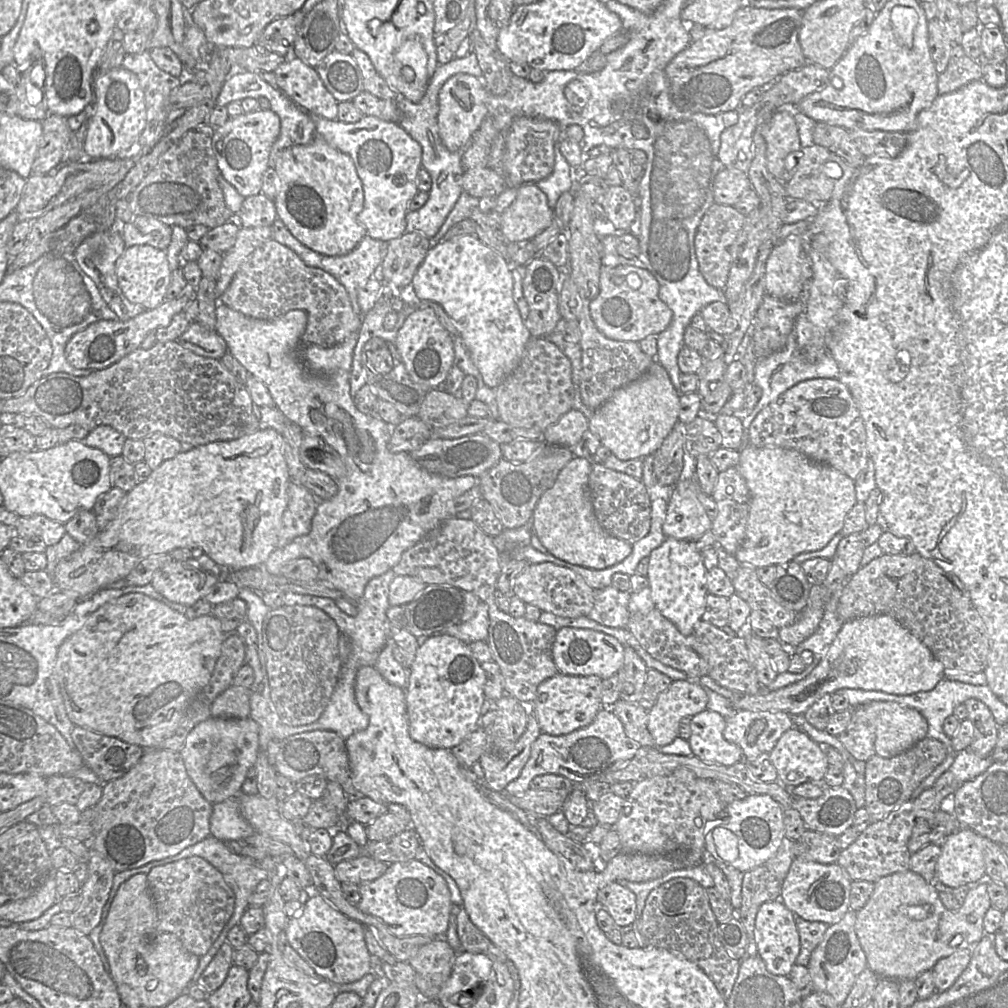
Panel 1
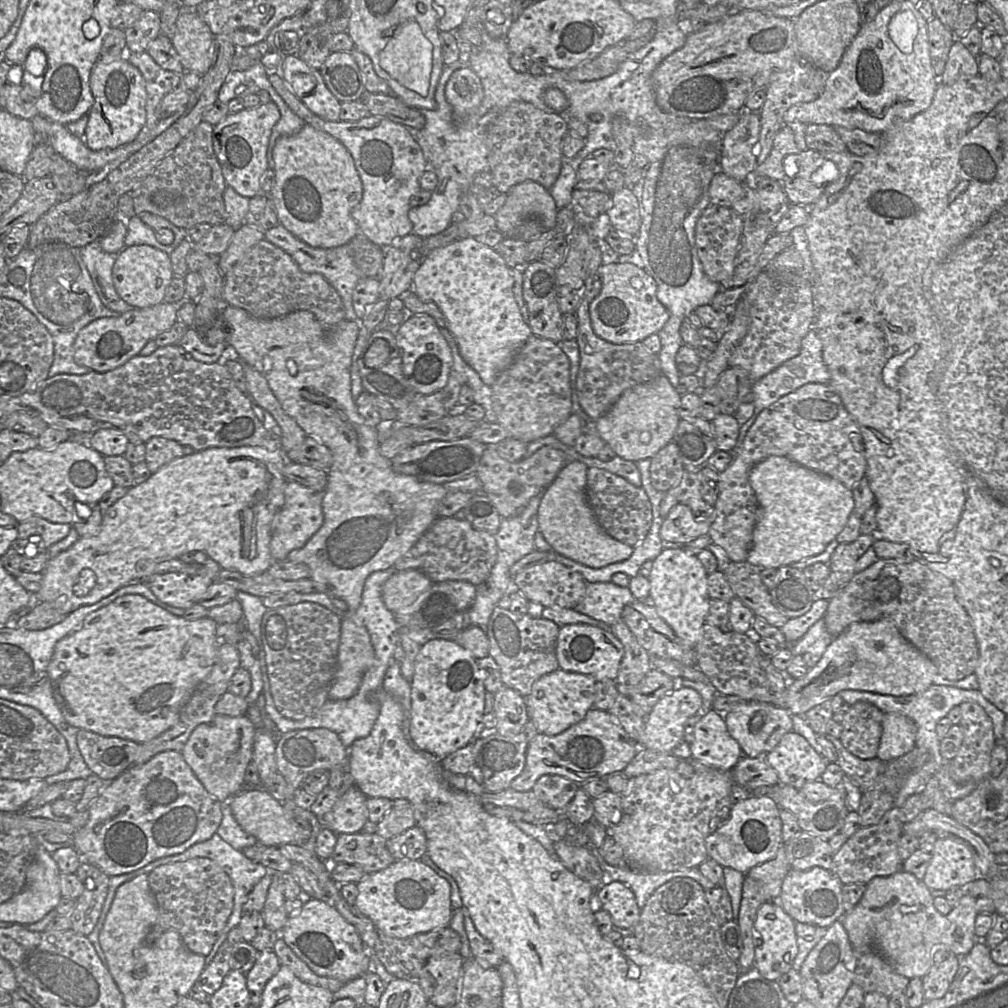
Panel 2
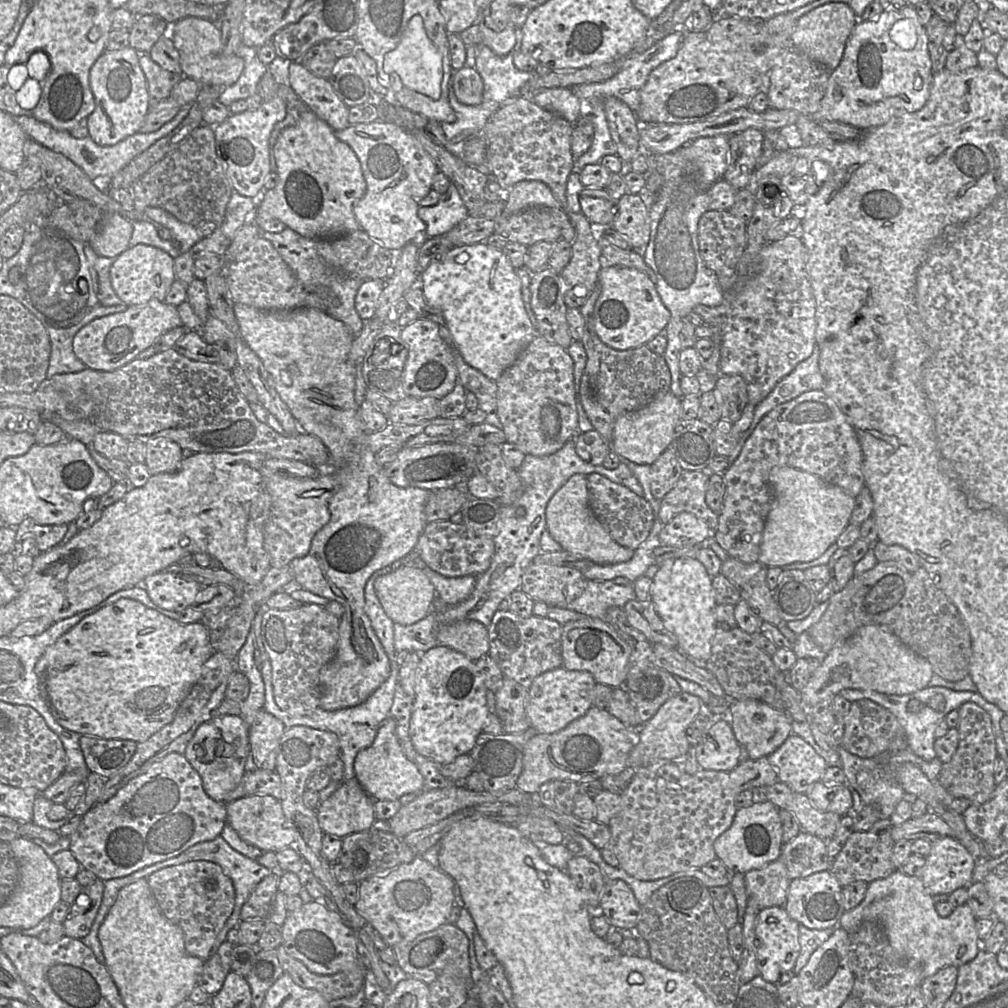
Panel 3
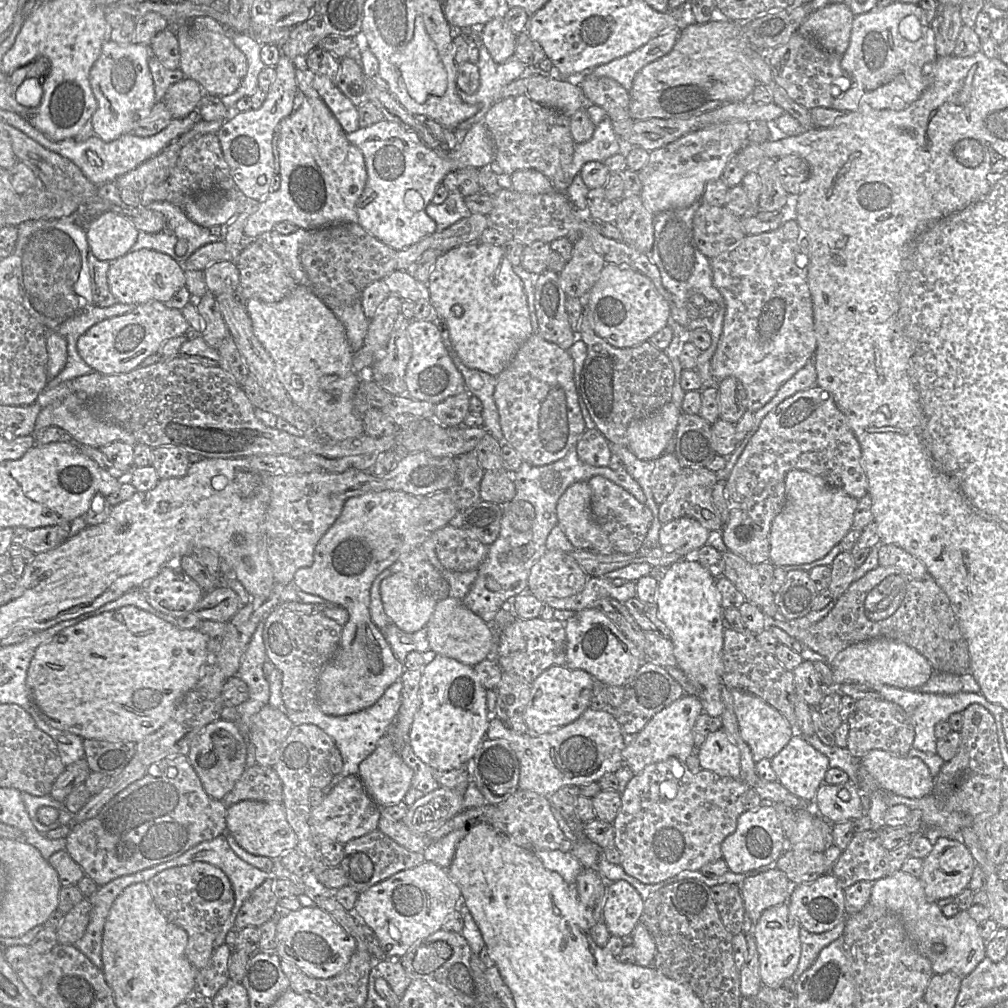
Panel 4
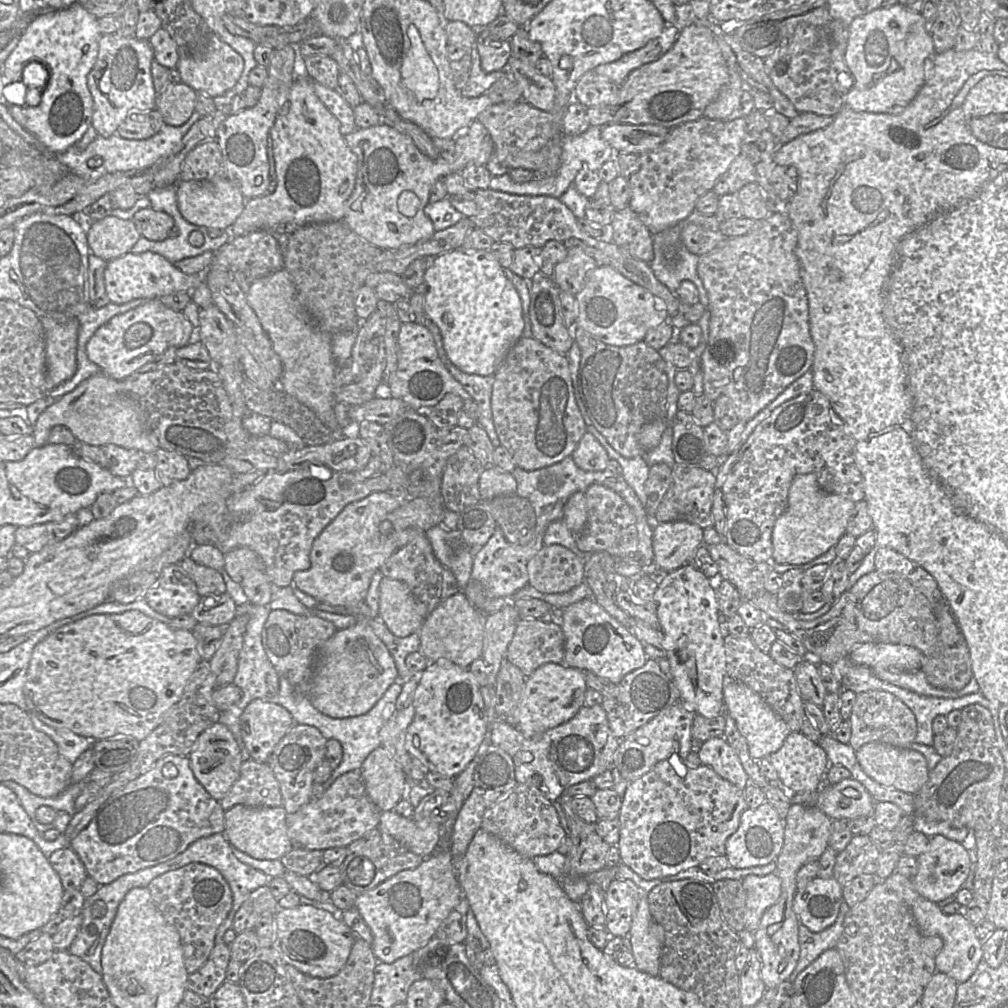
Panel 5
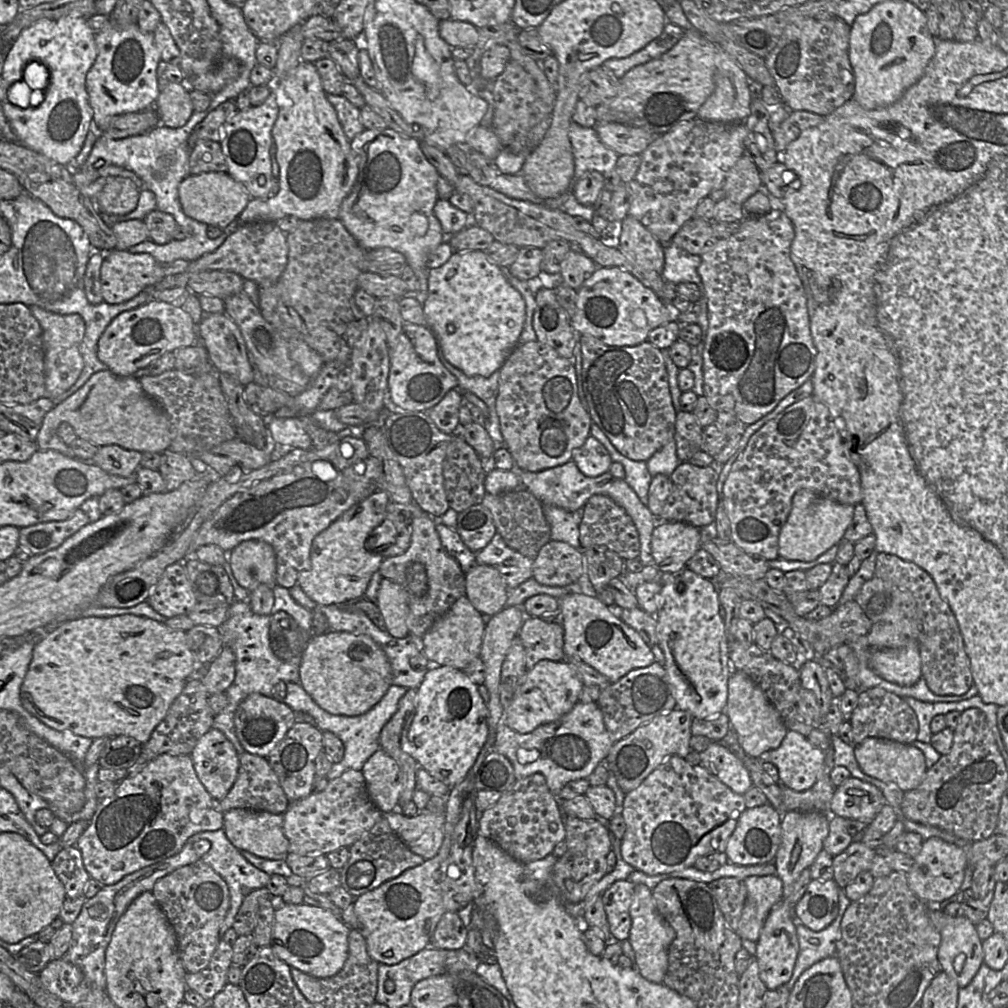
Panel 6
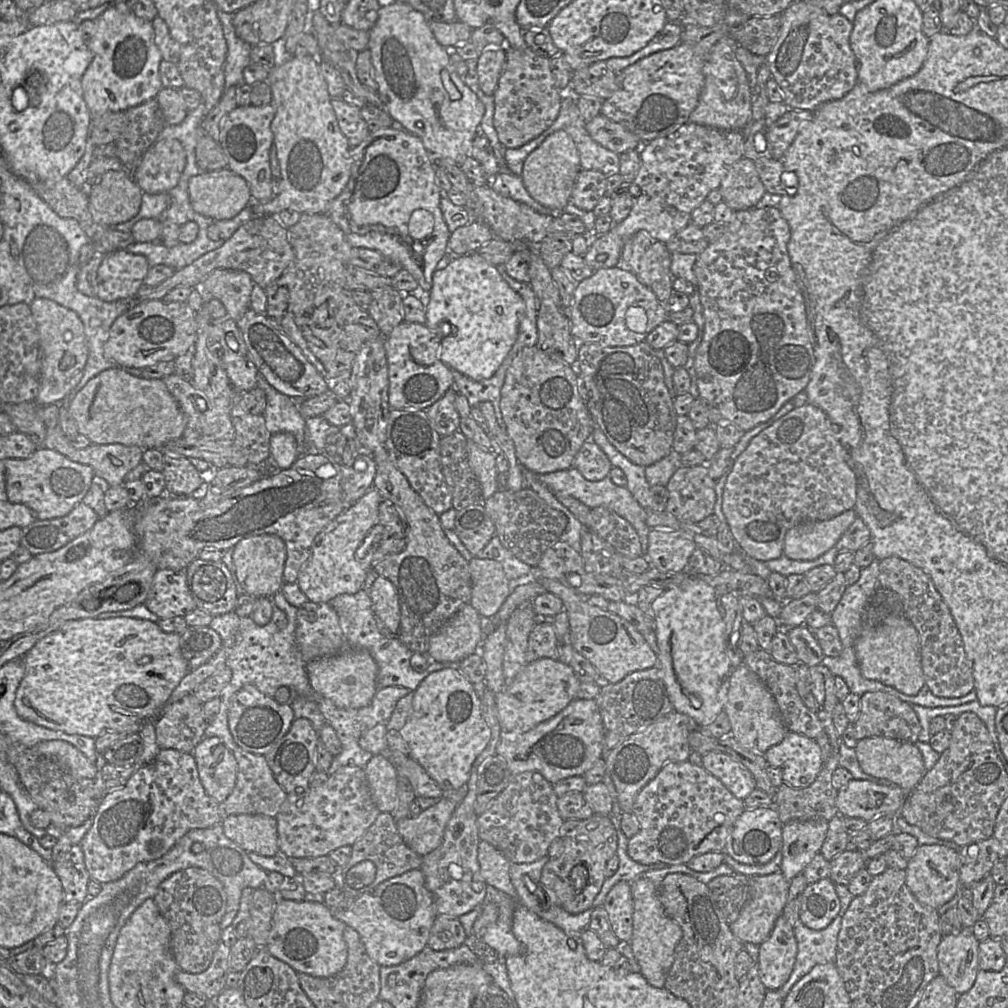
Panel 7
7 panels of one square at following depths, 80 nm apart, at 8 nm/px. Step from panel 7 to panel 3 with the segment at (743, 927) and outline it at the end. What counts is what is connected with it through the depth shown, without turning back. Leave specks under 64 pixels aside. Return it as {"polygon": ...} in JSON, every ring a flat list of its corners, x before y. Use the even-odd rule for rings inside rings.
{"polygon":[[781,858,744,874,747,903,757,910,784,907,791,879]]}

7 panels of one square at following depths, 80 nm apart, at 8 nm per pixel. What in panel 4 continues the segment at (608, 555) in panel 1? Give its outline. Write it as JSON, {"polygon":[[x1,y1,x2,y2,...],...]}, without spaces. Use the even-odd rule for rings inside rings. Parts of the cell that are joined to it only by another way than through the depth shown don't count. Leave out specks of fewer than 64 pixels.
{"polygon":[[587,482,569,486,556,506,557,525,576,549,609,555,613,547,591,513,591,492]]}

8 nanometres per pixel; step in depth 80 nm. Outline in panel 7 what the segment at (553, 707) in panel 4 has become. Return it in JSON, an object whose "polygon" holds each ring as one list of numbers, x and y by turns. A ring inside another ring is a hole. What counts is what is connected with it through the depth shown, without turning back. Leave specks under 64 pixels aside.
{"polygon":[[540,658,527,663,512,682,508,682,501,692,495,694,501,729,525,733,539,723,549,720,576,699,580,683,571,667,559,660]]}

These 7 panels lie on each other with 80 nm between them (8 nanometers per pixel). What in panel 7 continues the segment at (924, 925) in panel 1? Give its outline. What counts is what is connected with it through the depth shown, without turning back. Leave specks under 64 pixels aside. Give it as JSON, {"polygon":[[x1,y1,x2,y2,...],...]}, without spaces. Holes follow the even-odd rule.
{"polygon":[[971,929,945,935,938,946,939,974,958,995,971,989,979,969,979,941]]}

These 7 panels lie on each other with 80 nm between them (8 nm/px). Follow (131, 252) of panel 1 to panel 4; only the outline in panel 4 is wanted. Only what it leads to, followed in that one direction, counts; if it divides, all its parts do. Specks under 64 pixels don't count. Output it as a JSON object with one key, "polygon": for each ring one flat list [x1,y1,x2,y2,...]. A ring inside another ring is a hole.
{"polygon":[[143,248,129,251,110,263,107,273,108,285,118,303,140,305,148,301,165,303,179,289,185,287,184,270,169,255]]}

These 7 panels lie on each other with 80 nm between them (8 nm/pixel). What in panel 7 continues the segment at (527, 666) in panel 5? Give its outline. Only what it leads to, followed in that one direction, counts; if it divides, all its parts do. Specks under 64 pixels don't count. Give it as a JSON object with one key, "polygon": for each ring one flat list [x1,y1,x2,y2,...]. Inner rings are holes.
{"polygon":[[538,622,529,634,526,662,531,663,540,658,558,660,553,624]]}

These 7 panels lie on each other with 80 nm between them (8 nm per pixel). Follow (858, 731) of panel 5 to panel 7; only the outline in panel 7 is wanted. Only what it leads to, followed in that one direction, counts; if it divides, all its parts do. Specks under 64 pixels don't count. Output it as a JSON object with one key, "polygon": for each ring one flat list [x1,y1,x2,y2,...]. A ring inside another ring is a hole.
{"polygon":[[867,692,860,697,860,712,854,727,858,741,881,736,915,743,921,730,919,719,911,705,885,692]]}

